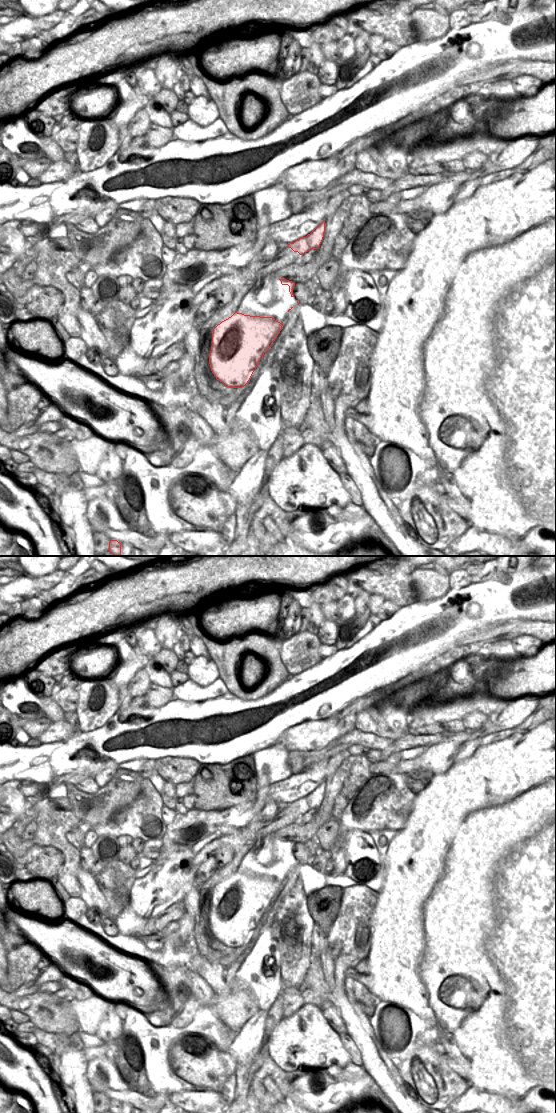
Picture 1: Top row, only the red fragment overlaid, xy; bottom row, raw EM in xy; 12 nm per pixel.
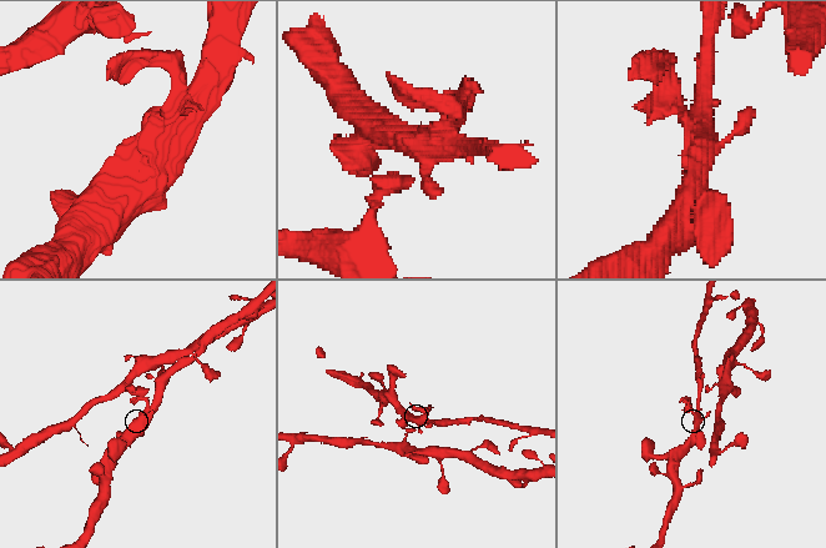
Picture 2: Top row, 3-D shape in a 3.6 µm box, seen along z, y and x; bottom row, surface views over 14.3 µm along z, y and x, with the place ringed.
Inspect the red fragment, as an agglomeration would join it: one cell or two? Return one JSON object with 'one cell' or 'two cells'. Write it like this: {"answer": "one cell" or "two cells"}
{"answer": "two cells"}

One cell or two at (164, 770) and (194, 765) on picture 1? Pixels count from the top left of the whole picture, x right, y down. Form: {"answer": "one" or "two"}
{"answer": "one"}

